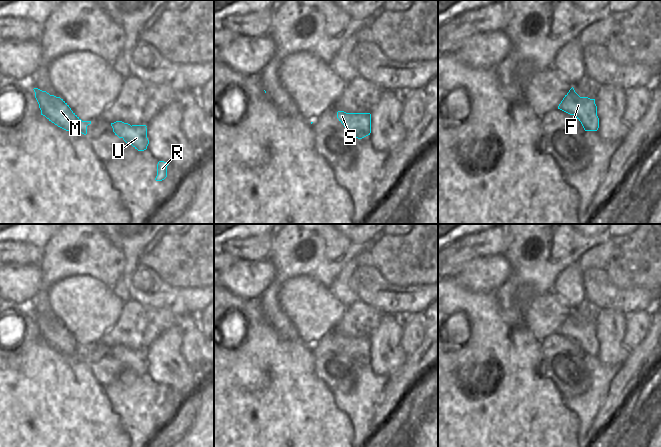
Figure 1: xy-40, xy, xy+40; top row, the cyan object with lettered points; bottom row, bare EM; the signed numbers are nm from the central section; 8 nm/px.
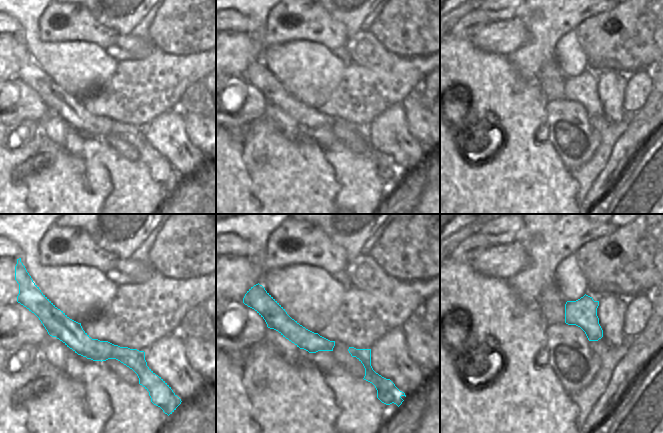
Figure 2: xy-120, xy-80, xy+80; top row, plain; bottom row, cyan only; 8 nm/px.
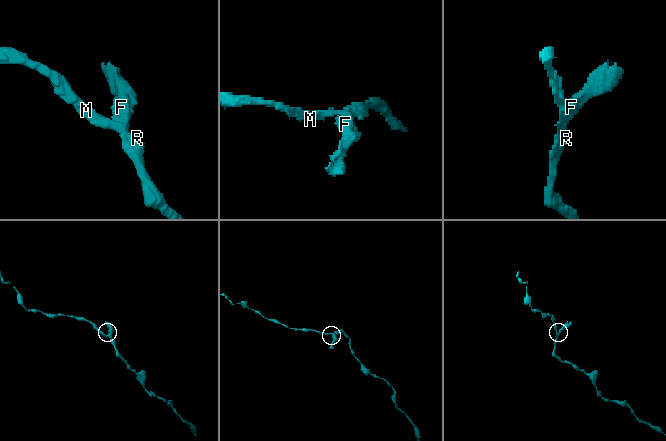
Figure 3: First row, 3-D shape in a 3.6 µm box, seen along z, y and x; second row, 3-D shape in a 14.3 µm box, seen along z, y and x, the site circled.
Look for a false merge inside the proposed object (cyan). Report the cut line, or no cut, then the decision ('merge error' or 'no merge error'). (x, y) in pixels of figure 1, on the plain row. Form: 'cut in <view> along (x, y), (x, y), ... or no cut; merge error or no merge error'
cut in xy along (344, 348), (350, 352), (365, 354), (369, 357); merge error

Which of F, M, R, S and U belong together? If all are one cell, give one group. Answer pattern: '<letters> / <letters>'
F S / M R U

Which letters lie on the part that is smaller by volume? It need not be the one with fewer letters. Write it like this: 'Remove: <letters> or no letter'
Remove: F, S.

